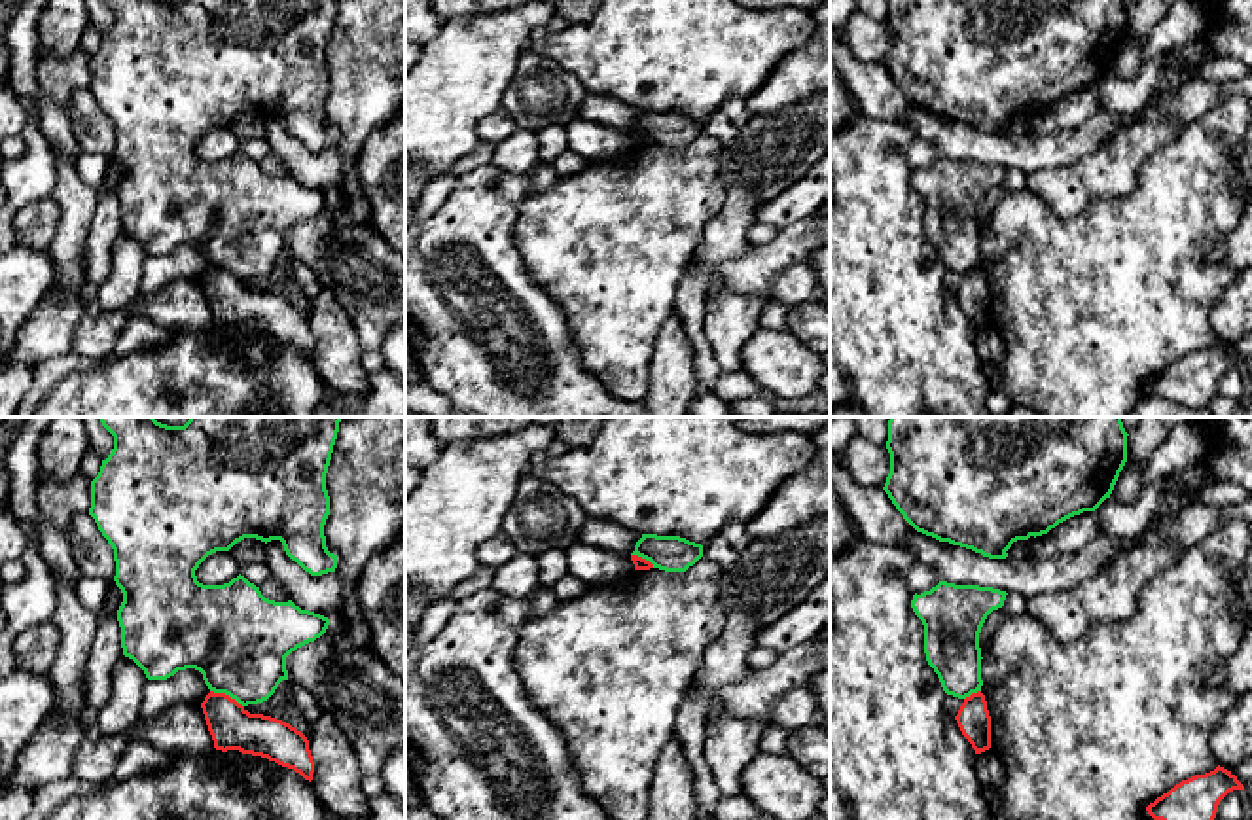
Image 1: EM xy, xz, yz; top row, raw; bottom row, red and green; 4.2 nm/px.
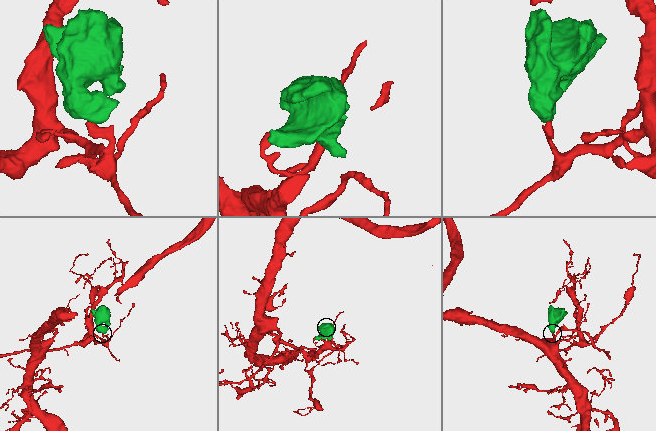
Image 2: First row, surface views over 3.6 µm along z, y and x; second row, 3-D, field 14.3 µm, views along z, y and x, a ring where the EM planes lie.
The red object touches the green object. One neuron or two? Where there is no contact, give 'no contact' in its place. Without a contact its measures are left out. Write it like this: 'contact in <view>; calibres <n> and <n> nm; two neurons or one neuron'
contact in xy; calibres 190 and 420 nm; two neurons

